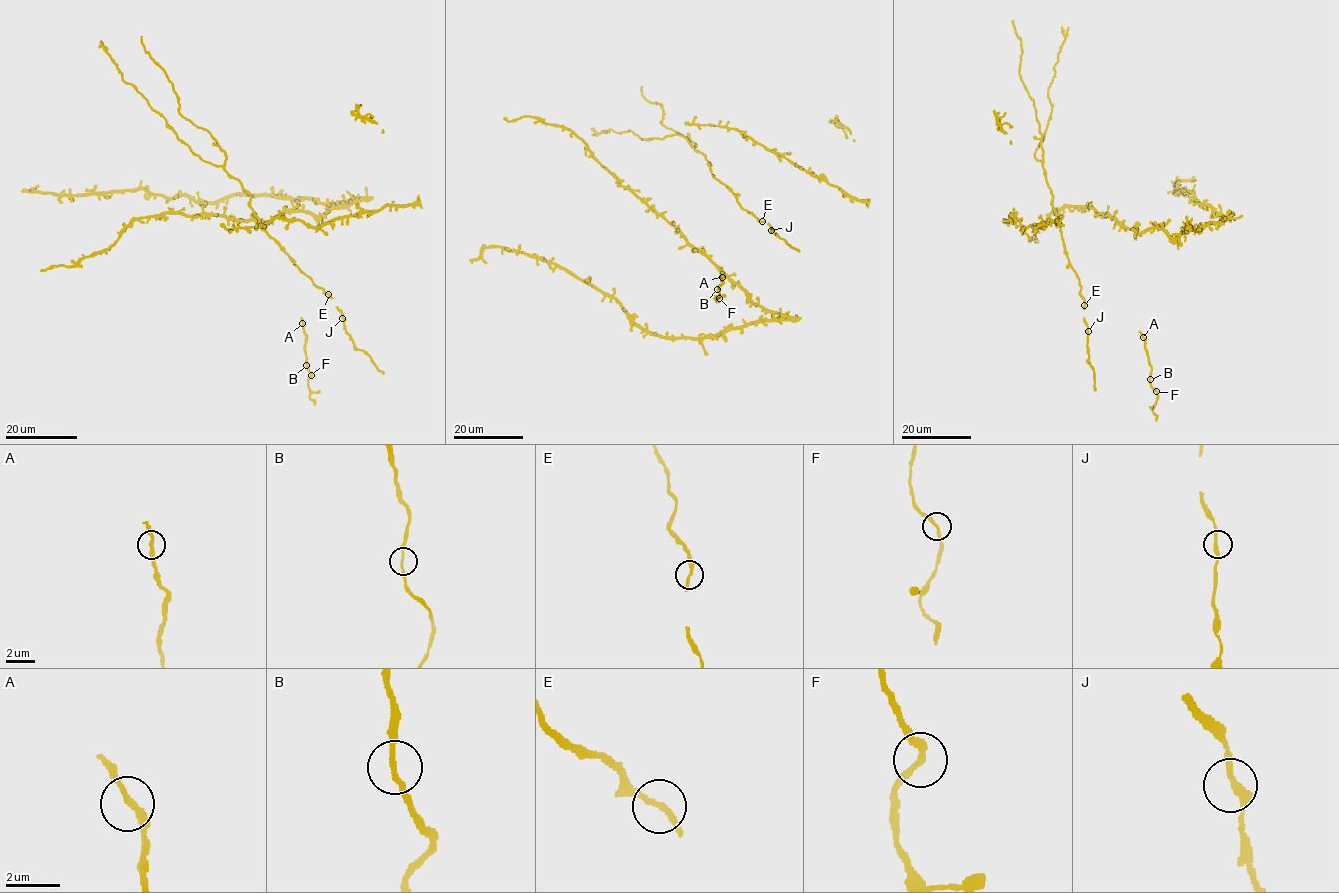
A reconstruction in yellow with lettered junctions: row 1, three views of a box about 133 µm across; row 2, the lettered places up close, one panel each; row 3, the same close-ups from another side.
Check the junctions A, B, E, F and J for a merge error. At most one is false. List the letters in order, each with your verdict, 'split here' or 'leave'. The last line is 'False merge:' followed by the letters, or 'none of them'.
A: leave
B: leave
E: split here
F: leave
J: leave
False merge: E

